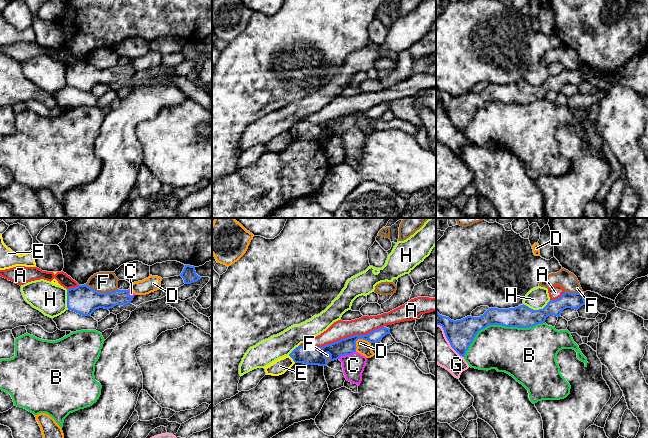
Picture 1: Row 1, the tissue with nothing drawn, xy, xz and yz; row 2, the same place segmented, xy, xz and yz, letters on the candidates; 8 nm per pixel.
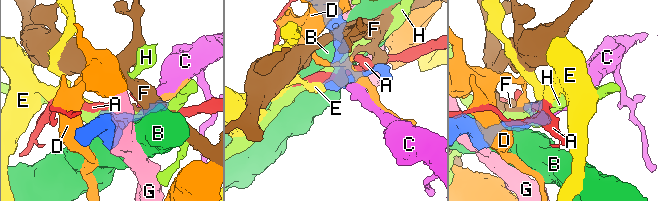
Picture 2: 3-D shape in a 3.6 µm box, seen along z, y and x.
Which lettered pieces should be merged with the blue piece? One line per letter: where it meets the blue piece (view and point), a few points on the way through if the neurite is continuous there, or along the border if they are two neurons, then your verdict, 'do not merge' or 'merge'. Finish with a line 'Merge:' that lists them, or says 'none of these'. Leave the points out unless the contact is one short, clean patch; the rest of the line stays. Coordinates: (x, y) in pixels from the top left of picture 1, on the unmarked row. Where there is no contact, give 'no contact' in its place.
A: xz (341, 115) | do not merge
B: yz (498, 100) | do not merge
C: xz (346, 130) | across xz (315, 131), (323, 126), (346, 130), (353, 141) | merge
D: xz (358, 114) | along xz (370, 119), (358, 115), (355, 127) | do not merge
E: xz (292, 134) | along xz (288, 131), (295, 138) | do not merge
F: xy (101, 69) | do not merge
G: yz (447, 115) | do not merge
H: yz (536, 86) | do not merge
Merge: C

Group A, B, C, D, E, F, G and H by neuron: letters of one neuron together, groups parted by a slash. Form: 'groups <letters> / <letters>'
groups A / B / C / D / E / F / G / H

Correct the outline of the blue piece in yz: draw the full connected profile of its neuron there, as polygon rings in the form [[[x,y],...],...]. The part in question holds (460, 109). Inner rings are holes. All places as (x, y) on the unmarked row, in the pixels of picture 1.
[[[565,68],[556,76],[550,76],[543,85],[533,86],[526,81],[515,84],[489,84],[480,93],[467,92],[461,96],[451,96],[436,87],[436,101],[440,101],[451,123],[462,133],[472,120],[477,109],[489,101],[529,104],[545,99],[548,92],[560,93],[566,84],[578,86],[585,81],[584,69]]]

